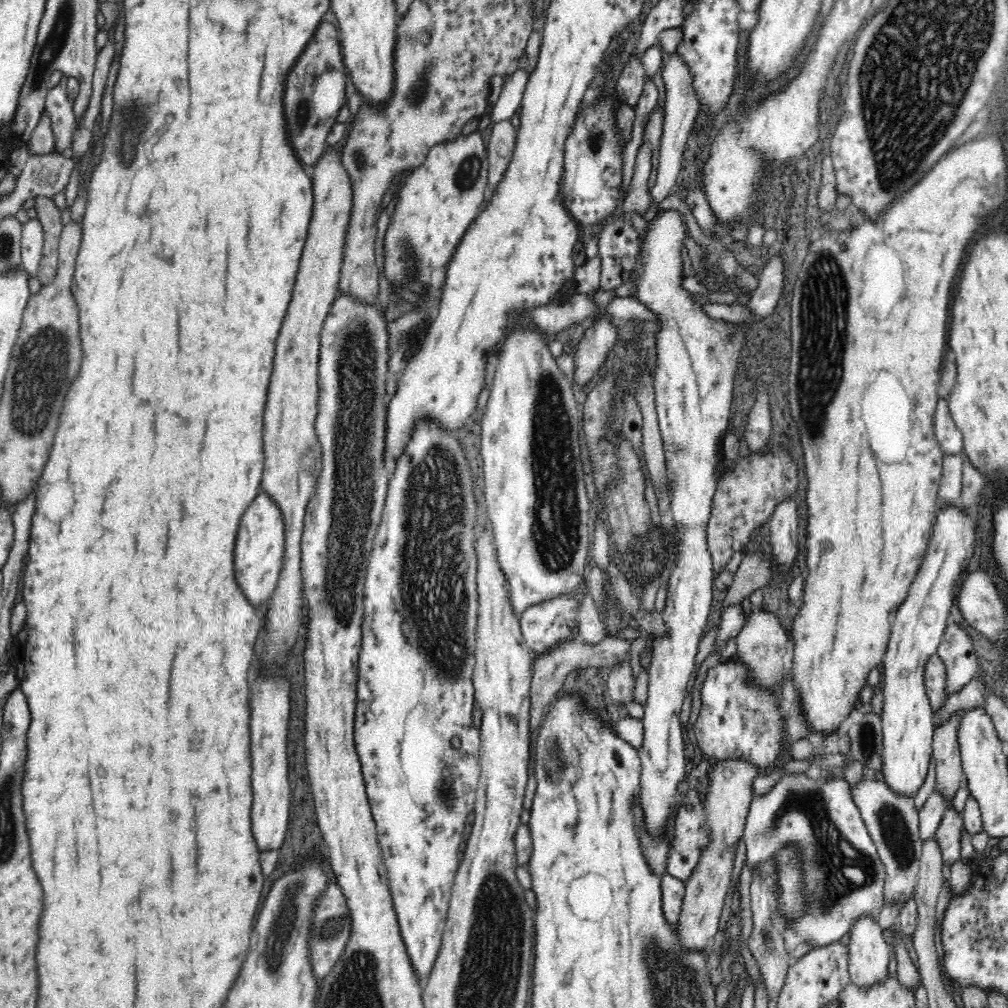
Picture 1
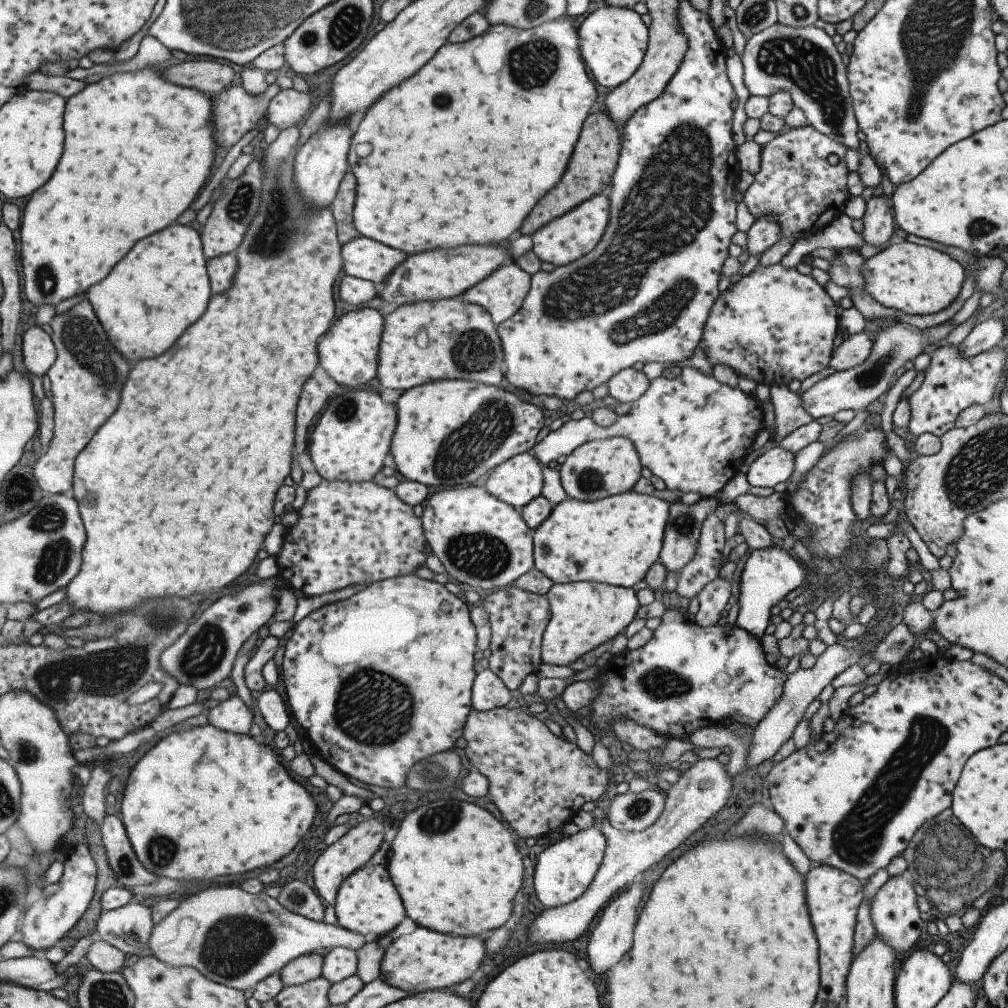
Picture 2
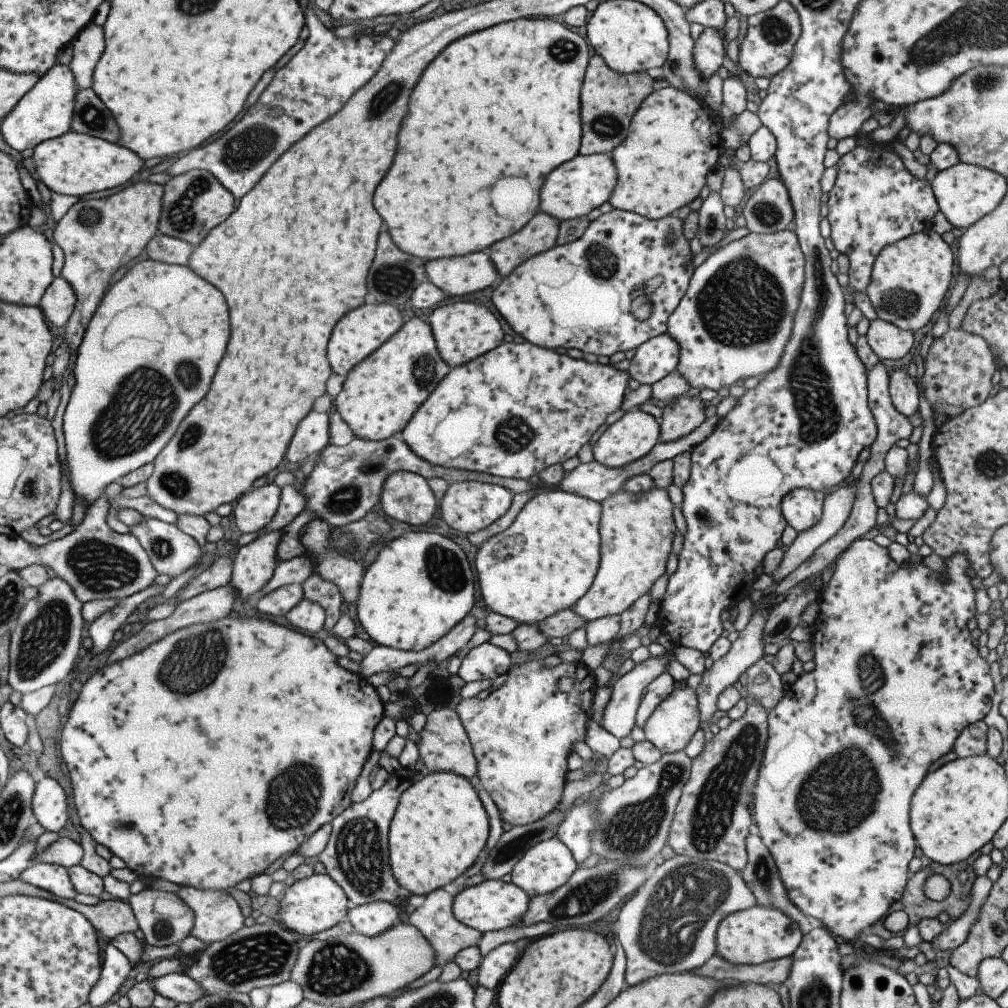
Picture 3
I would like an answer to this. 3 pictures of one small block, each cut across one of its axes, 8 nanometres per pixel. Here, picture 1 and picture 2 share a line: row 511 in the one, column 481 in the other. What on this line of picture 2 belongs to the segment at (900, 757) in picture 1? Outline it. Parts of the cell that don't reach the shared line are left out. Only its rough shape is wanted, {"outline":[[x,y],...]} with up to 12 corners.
{"outline":[[416,926],[387,946],[378,979],[450,990],[487,955],[479,937]]}

